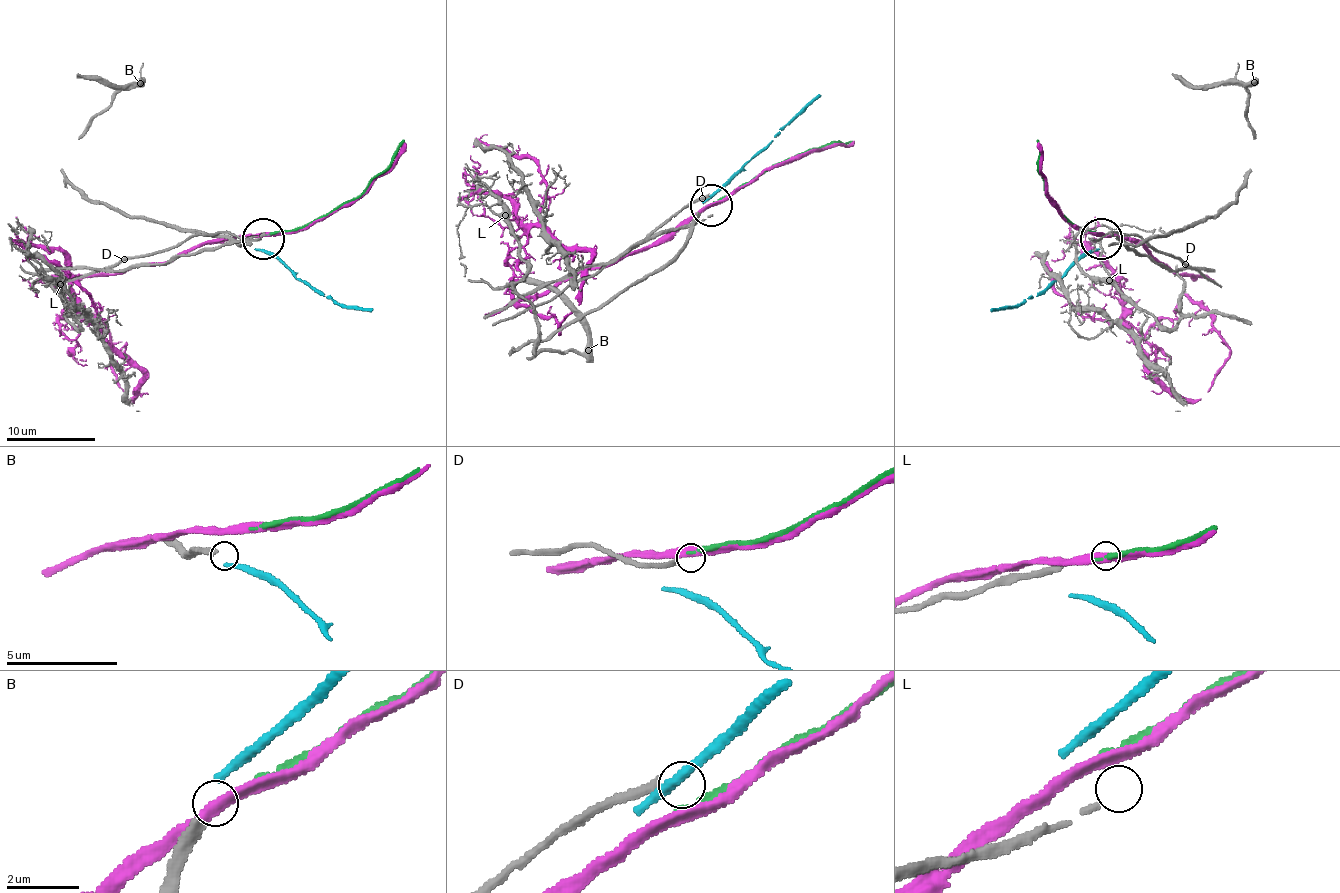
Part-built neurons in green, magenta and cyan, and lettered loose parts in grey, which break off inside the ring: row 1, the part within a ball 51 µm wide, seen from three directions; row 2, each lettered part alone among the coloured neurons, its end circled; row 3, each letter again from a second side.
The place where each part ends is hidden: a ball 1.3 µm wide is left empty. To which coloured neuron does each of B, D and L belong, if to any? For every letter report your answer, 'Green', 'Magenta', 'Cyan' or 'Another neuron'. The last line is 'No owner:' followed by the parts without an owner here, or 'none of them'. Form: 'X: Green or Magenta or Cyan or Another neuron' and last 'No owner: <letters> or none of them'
B: Another neuron
D: Another neuron
L: Another neuron
No owner: B, D, L

